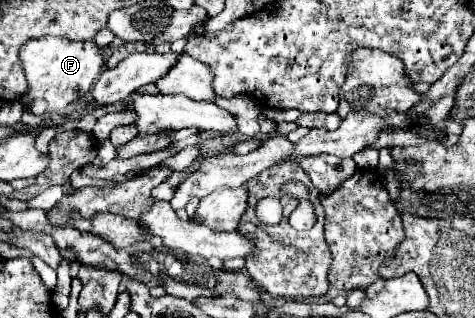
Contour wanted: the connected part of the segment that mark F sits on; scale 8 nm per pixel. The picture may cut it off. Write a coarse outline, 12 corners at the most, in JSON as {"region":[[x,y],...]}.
{"region":[[32,38],[20,48],[24,98],[62,110],[88,94],[94,40]]}

